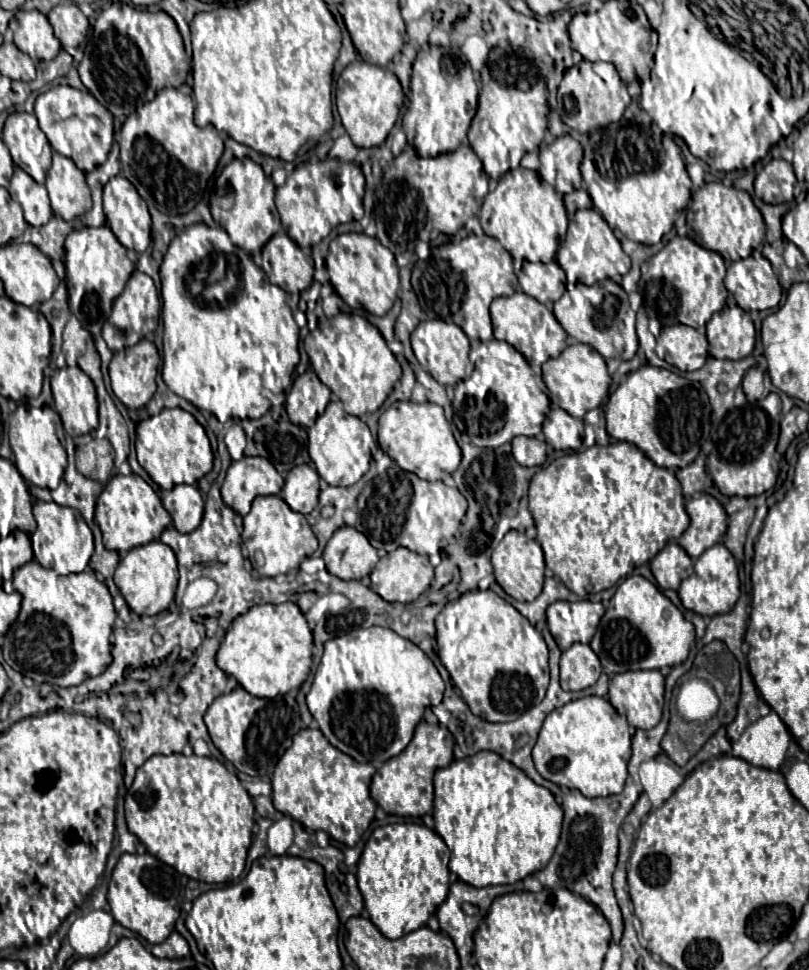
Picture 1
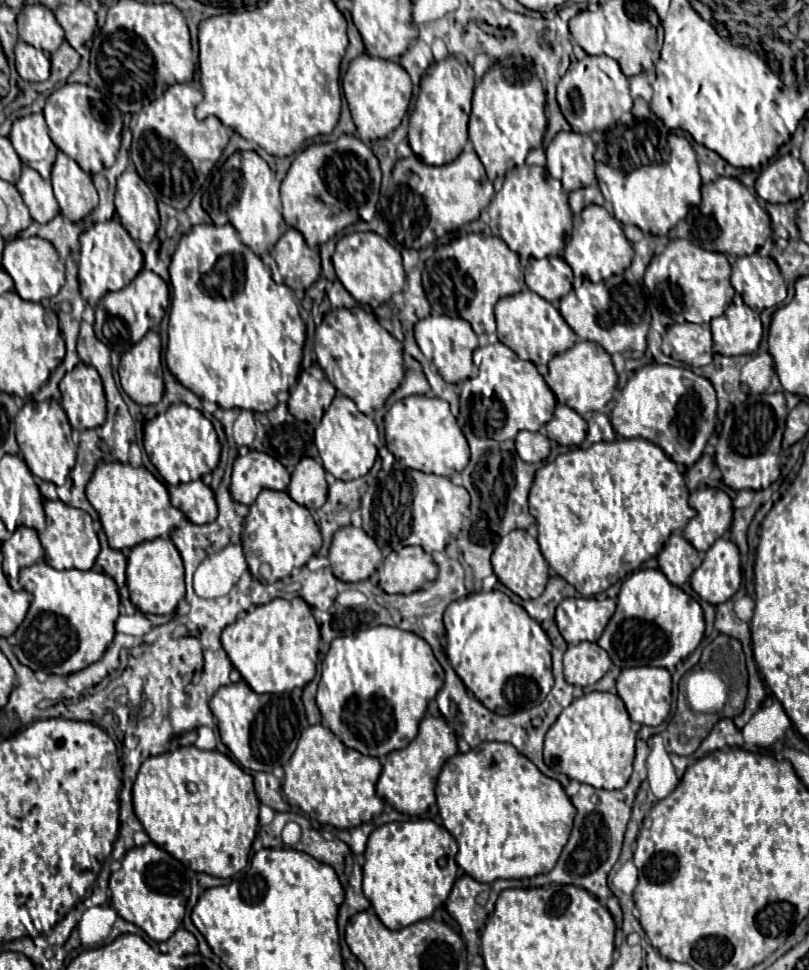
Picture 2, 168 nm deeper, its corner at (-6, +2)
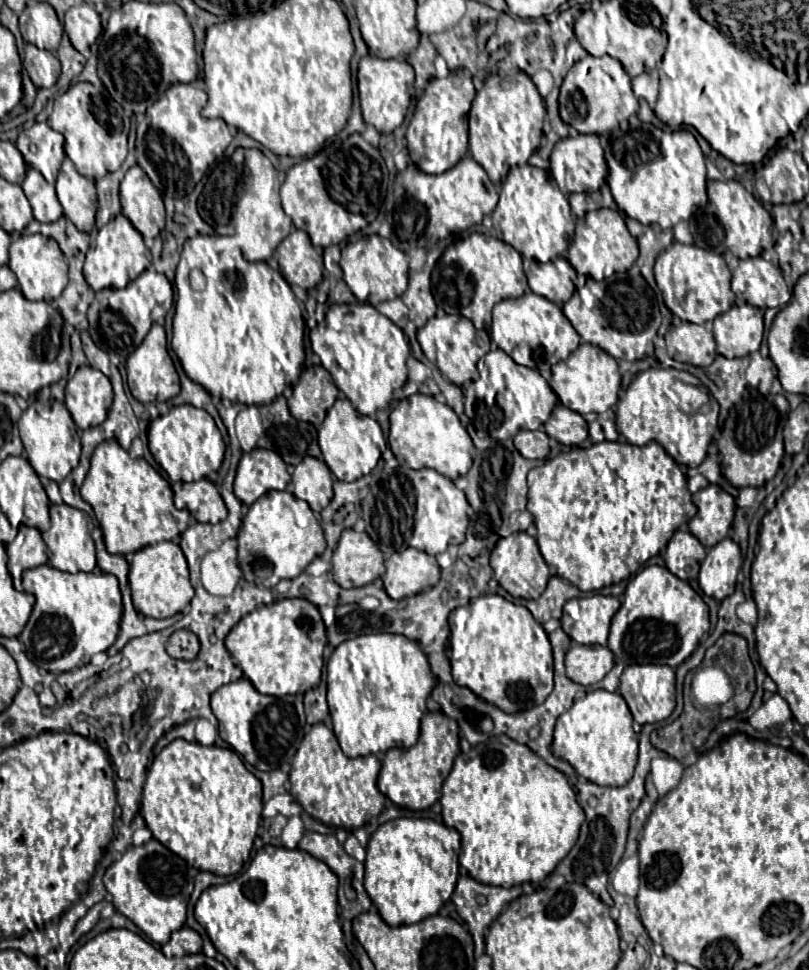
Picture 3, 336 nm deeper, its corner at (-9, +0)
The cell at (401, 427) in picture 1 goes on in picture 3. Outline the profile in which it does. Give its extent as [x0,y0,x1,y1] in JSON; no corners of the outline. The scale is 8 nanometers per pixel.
[389,393,475,479]

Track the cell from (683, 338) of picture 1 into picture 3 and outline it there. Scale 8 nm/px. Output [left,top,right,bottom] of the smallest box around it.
[665,321,717,367]

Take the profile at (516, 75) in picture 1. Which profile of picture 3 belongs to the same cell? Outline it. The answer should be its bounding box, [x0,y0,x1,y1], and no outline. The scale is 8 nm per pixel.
[469,71,545,185]

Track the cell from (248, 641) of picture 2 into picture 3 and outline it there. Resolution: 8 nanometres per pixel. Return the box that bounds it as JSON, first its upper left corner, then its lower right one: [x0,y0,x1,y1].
[225,599,327,697]

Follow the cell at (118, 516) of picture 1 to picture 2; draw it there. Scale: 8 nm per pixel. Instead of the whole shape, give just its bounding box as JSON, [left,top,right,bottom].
[86,463,182,549]

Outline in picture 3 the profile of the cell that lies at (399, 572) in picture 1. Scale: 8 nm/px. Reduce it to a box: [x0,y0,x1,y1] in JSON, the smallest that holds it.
[383,547,441,599]

